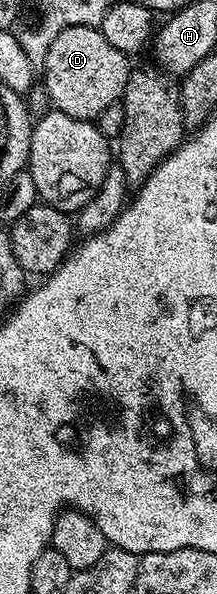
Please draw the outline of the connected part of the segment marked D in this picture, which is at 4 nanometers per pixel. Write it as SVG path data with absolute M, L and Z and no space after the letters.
M78 22L62 30L62 34L50 42L50 50L42 65L42 88L50 104L52 100L51 107L55 111L70 118L95 121L106 106L121 103L130 75L128 64L129 57L114 50L99 27Z

